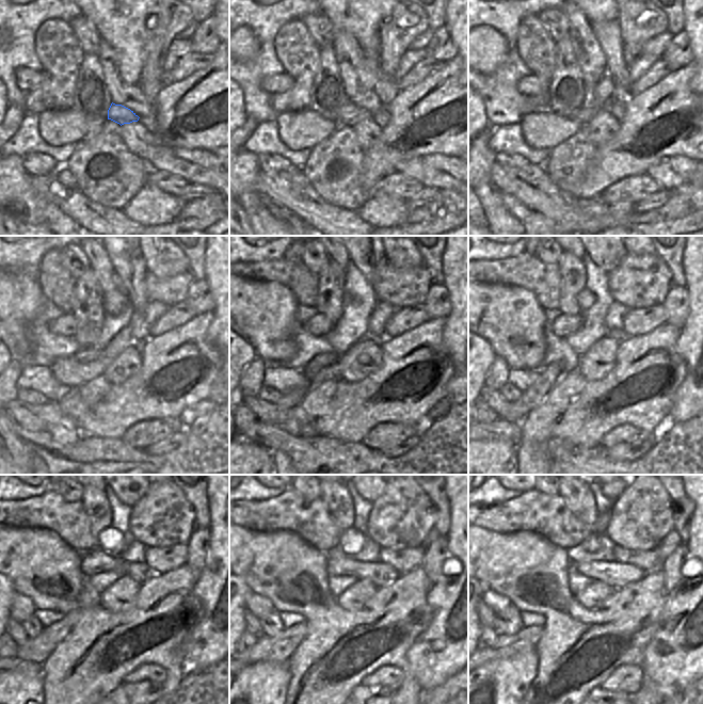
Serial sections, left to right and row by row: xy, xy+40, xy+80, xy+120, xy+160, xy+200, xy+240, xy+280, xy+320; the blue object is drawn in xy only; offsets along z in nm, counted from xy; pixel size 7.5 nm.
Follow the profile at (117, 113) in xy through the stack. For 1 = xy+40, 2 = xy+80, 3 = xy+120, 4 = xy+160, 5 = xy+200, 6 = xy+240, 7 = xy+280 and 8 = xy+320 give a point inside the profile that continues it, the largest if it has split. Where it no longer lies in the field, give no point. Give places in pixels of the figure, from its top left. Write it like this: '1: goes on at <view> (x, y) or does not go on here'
1: goes on at xy+40 (350, 114)
2: goes on at xy+80 (586, 113)
3: goes on at xy+120 (85, 354)
4: goes on at xy+160 (321, 361)
5: goes on at xy+200 (532, 397)
6: goes on at xy+240 (36, 650)
7: goes on at xy+280 (277, 649)
8: goes on at xy+320 (527, 638)

